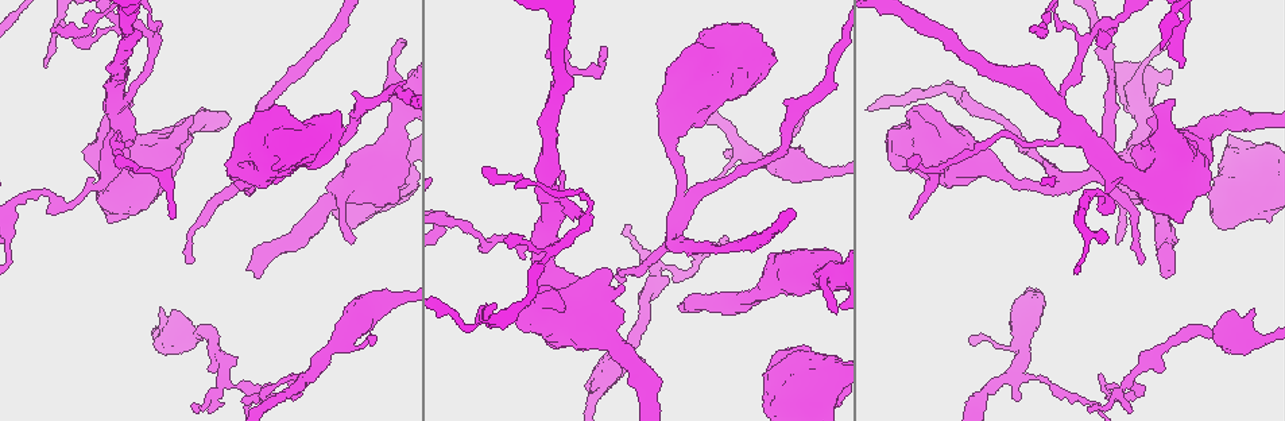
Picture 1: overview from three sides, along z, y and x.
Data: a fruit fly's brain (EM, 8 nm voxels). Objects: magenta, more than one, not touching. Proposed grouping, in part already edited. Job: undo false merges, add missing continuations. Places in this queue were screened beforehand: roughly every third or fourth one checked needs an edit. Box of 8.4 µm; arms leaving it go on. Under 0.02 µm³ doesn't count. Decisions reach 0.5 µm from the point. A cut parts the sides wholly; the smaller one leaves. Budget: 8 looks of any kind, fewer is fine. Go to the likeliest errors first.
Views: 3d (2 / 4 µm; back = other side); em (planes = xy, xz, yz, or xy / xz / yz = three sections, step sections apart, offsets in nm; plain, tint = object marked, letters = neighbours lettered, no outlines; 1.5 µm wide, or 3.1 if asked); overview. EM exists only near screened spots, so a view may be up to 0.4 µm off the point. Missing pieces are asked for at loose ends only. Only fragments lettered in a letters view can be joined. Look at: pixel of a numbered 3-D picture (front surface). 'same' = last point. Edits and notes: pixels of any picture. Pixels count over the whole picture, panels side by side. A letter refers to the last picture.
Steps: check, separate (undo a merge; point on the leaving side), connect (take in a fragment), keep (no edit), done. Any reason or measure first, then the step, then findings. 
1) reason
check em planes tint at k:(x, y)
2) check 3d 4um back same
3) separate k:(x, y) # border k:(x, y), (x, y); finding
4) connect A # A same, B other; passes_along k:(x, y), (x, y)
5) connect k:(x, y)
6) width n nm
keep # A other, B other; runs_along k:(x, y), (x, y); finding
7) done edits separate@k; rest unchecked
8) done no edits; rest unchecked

an open end
check em xz step 4 letters at 1:(276, 170)

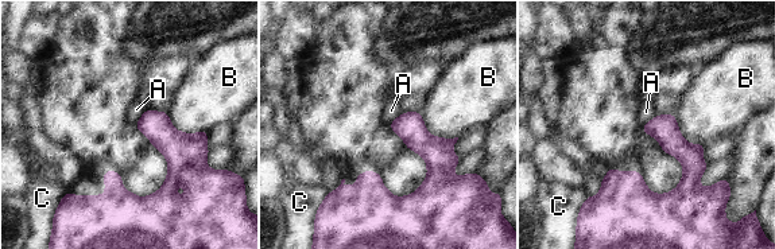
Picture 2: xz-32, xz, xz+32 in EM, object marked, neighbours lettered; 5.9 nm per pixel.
another direction
check em planes letters same

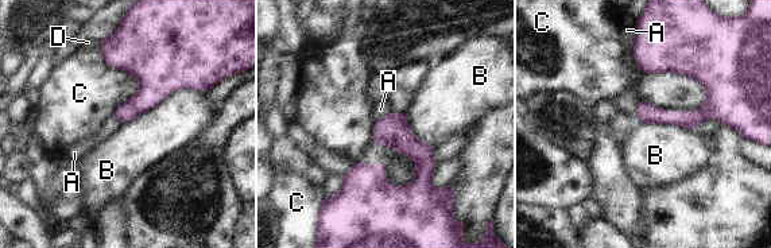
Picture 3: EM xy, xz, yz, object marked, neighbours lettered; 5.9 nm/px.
longest_contact B 550 nm
keep # A other, B other, C other, D other; runs_along 3:(638, 43), (694, 68), (725, 117); no lettered fragment goes on from it

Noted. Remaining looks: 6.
stops while still wide
check em planes letters at 1:(1171, 267)

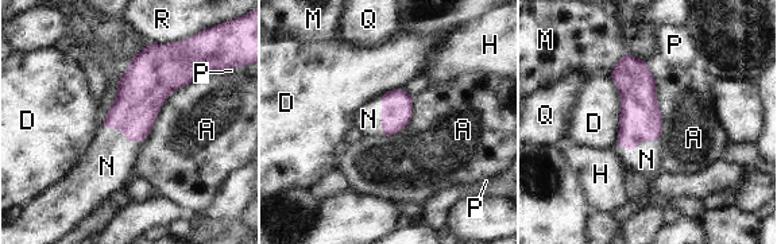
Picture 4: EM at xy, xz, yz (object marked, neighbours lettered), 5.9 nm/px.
connect N # A other, D other, H other, M other, N same, P other, Q other, R other; passes_along 4:(640, 119), (637, 146), (646, 159); the neuron continues

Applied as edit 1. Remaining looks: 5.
see it whole again
check overview

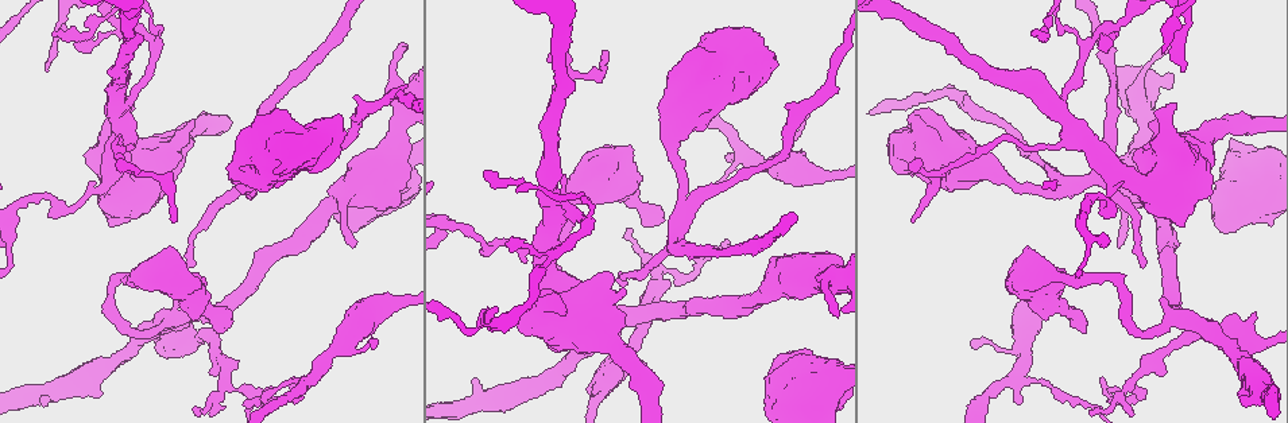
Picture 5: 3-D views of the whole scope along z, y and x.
free end
check em yz step 8 letters at 5:(594, 396)

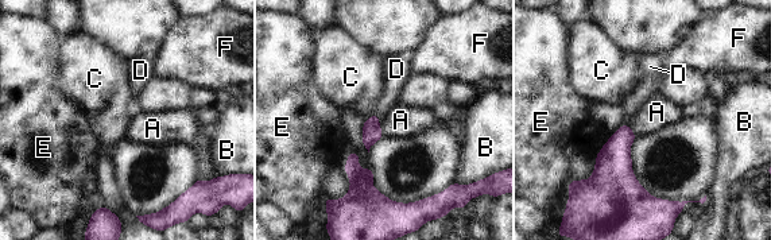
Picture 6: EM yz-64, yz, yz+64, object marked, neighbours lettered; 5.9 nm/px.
connect D # A other, B other, C other, D same, E other, F other; passes_along 6:(371, 128), (379, 117), (394, 78); the neuron continues

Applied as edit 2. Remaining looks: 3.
done edits connect@4, connect@6; rest unchecked

